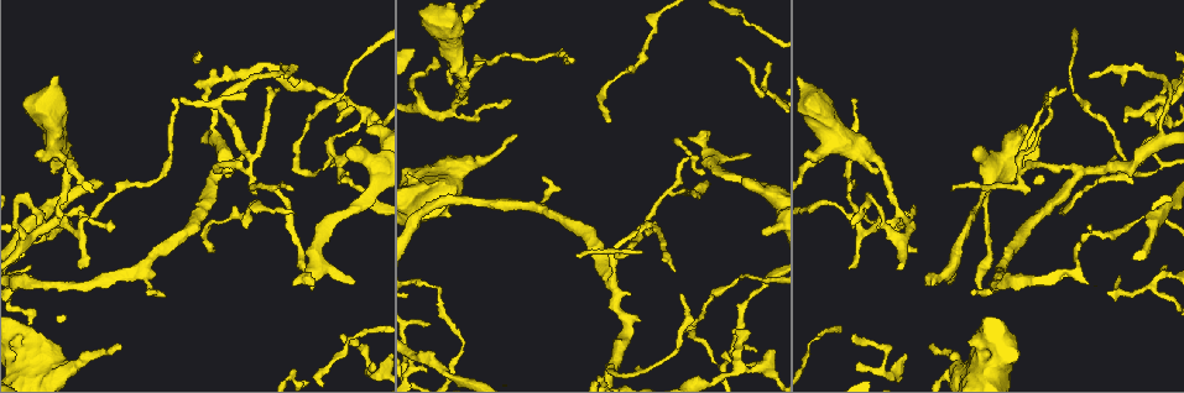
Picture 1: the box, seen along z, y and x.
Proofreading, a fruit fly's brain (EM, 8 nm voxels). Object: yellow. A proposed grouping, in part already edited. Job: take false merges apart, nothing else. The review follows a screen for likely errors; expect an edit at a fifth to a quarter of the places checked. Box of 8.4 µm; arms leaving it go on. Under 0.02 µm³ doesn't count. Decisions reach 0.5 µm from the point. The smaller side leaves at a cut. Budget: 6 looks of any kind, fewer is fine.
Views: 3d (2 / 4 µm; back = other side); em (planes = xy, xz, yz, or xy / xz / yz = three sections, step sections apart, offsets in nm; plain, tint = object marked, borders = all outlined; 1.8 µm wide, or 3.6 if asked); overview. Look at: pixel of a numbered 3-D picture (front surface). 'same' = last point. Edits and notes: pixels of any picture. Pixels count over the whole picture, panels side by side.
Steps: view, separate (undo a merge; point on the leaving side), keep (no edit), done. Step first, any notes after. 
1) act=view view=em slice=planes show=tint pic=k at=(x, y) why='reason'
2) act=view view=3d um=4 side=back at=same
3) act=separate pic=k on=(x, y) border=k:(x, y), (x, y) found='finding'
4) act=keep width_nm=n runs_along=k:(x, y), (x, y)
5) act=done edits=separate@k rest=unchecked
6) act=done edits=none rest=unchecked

act=view view=em slice=planes show=tint pic=1 at=(1021, 172) why='two arms in line, one across'

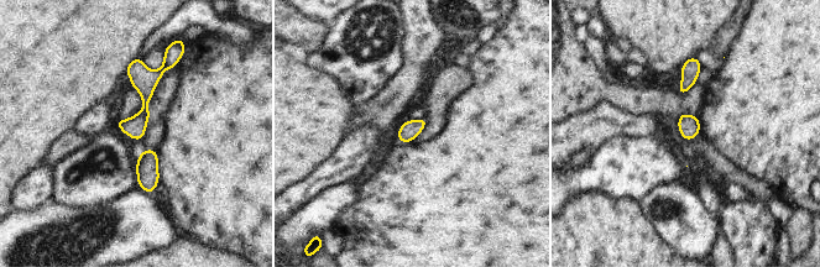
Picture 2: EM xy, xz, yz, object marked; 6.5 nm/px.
act=keep runs_along=2:(166, 63), (146, 85), (136, 136) found='all the same neuron'

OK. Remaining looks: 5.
act=view view=3d um=2 pic=1 at=(1163, 214) why='thick turns thin'

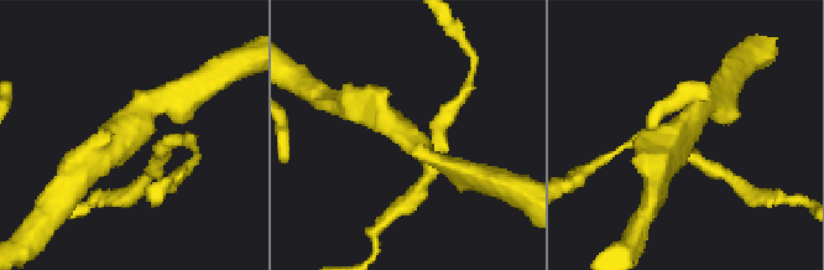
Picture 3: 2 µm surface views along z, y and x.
act=view view=em slice=xz step=16 show=tint pic=3 at=(419, 136)

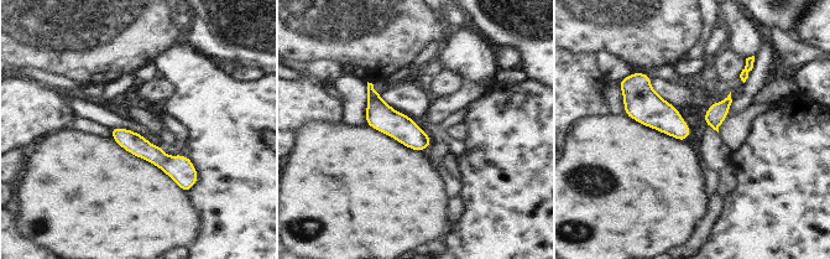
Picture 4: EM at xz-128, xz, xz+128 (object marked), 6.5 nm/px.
act=keep found='all the same neuron'

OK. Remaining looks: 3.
act=view view=em um=3.6 slice=xz step=16 show=tint pic=1 at=(58, 211) why='arms part here'

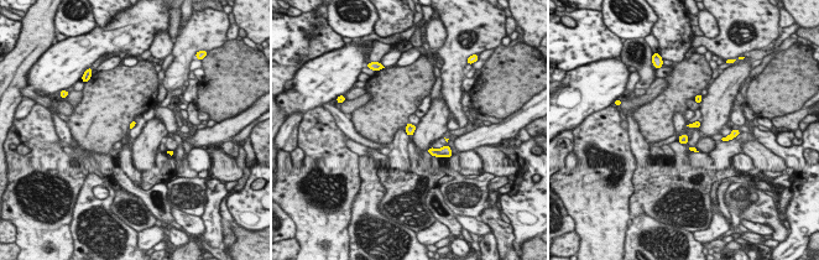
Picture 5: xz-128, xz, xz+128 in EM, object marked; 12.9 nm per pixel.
act=view view=em um=3.6 slice=planes show=borders at=same

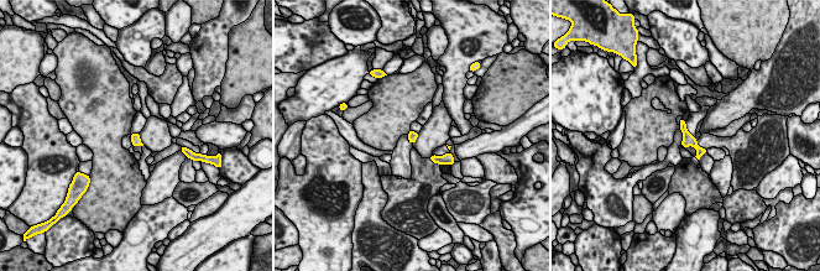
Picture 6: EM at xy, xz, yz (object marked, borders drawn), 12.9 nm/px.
act=keep width_nm=130 runs_along=6:(683, 126), (687, 136), (700, 152) found='continuous, no second neuron'

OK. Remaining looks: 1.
act=done edits=none rest=unchecked

